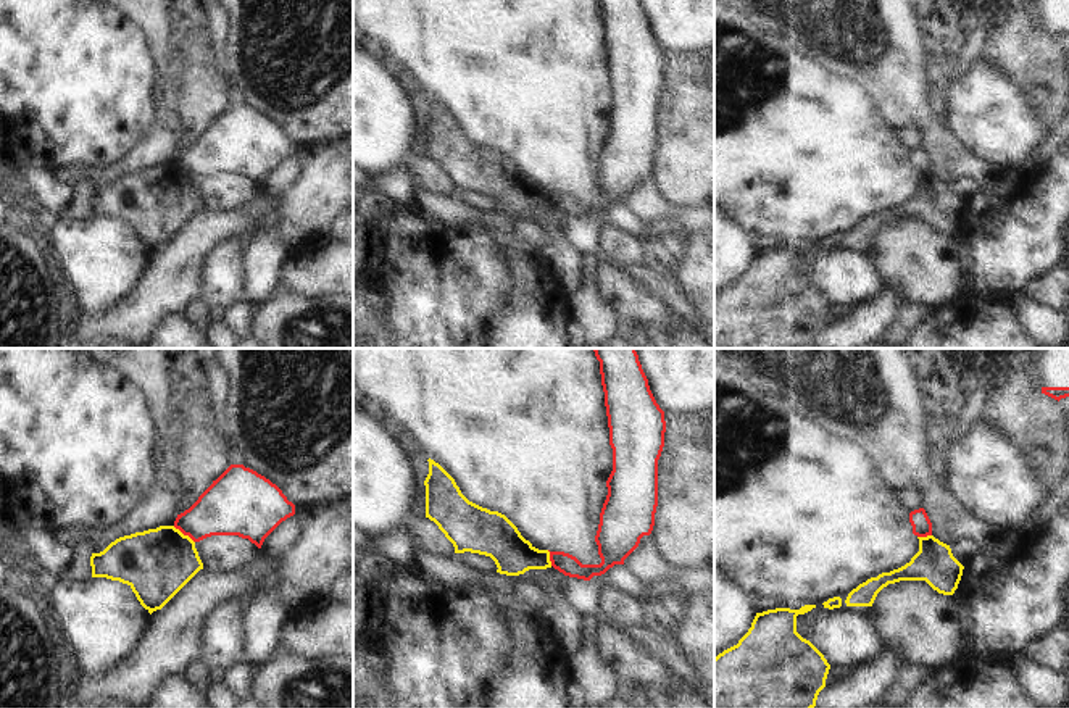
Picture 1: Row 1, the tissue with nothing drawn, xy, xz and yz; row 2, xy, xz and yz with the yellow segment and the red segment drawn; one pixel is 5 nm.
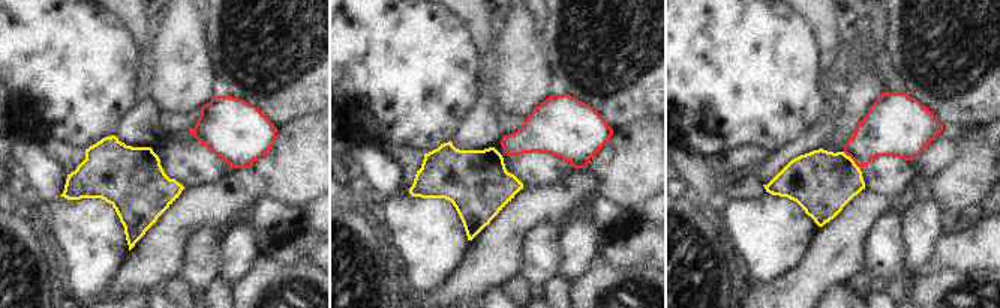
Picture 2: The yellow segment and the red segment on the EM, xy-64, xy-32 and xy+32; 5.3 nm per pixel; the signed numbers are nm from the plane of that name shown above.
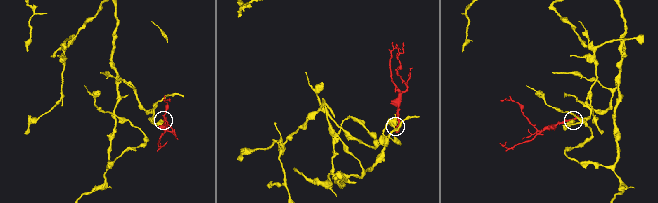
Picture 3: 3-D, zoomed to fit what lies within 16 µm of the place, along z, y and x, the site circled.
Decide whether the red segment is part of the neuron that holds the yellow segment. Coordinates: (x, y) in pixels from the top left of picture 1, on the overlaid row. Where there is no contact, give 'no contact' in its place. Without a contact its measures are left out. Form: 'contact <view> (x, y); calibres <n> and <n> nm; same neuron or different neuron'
contact xy (183, 534); calibres 340 and 280 nm; different neuron

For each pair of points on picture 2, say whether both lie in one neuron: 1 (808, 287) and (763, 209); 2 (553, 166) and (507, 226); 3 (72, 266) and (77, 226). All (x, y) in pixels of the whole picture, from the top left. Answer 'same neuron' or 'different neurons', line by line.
1: different neurons
2: different neurons
3: same neuron

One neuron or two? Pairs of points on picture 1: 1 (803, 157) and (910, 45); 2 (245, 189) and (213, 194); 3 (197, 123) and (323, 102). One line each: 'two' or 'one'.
1: two
2: one
3: two

